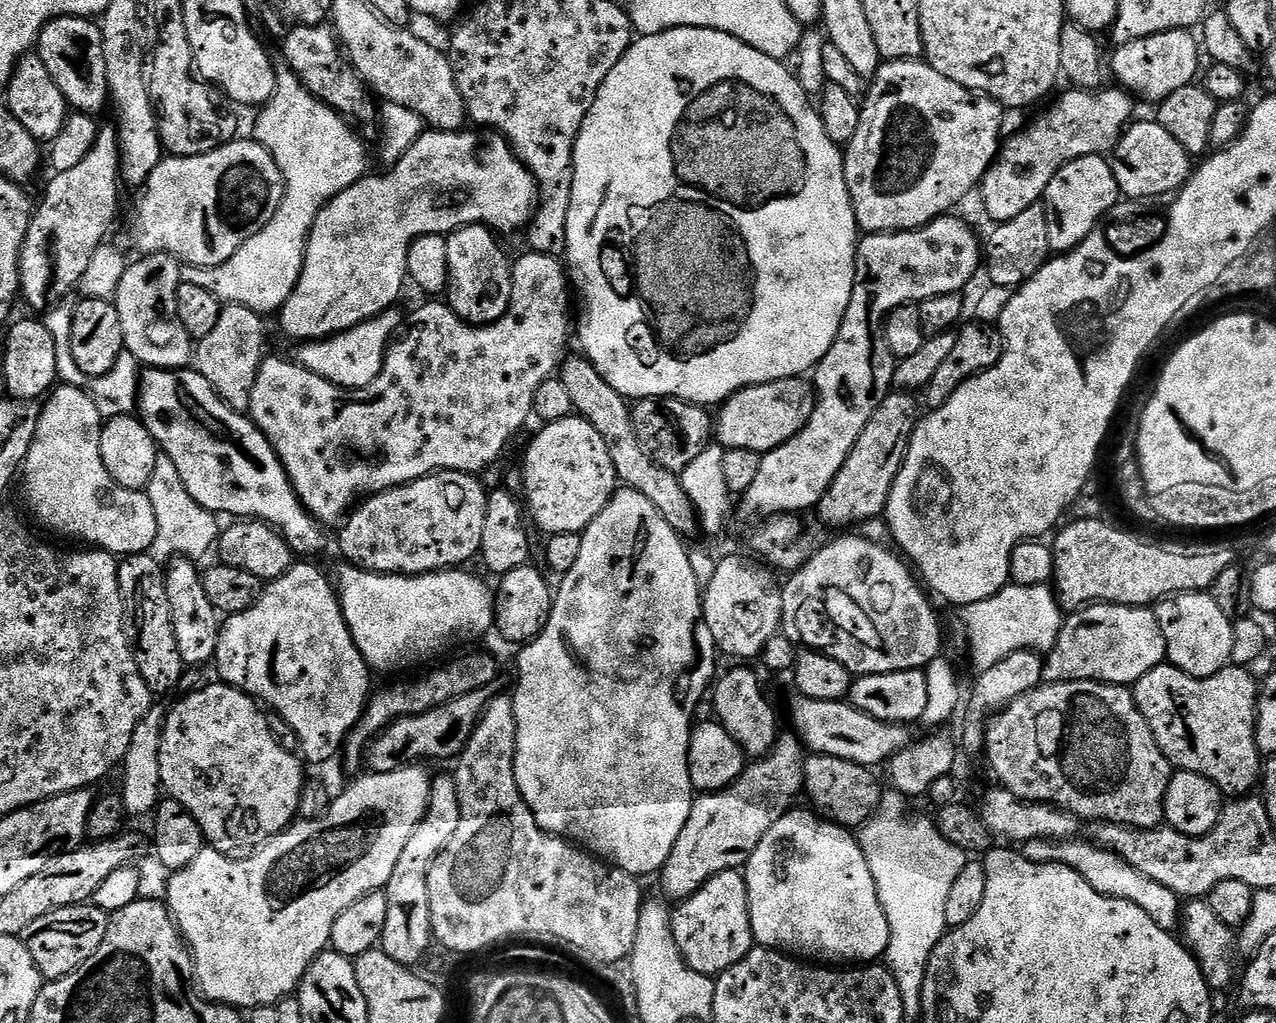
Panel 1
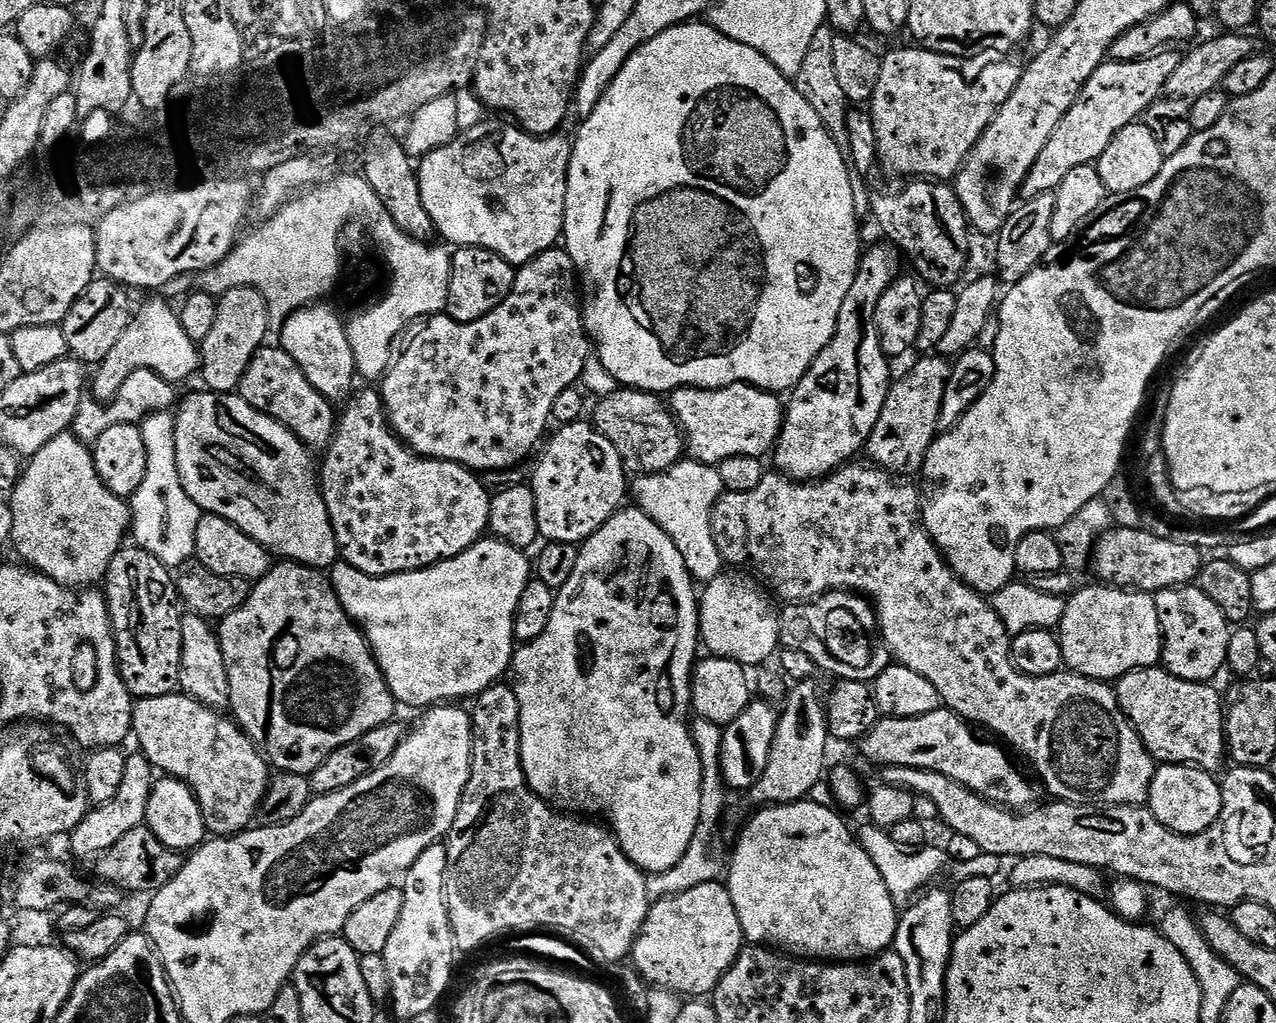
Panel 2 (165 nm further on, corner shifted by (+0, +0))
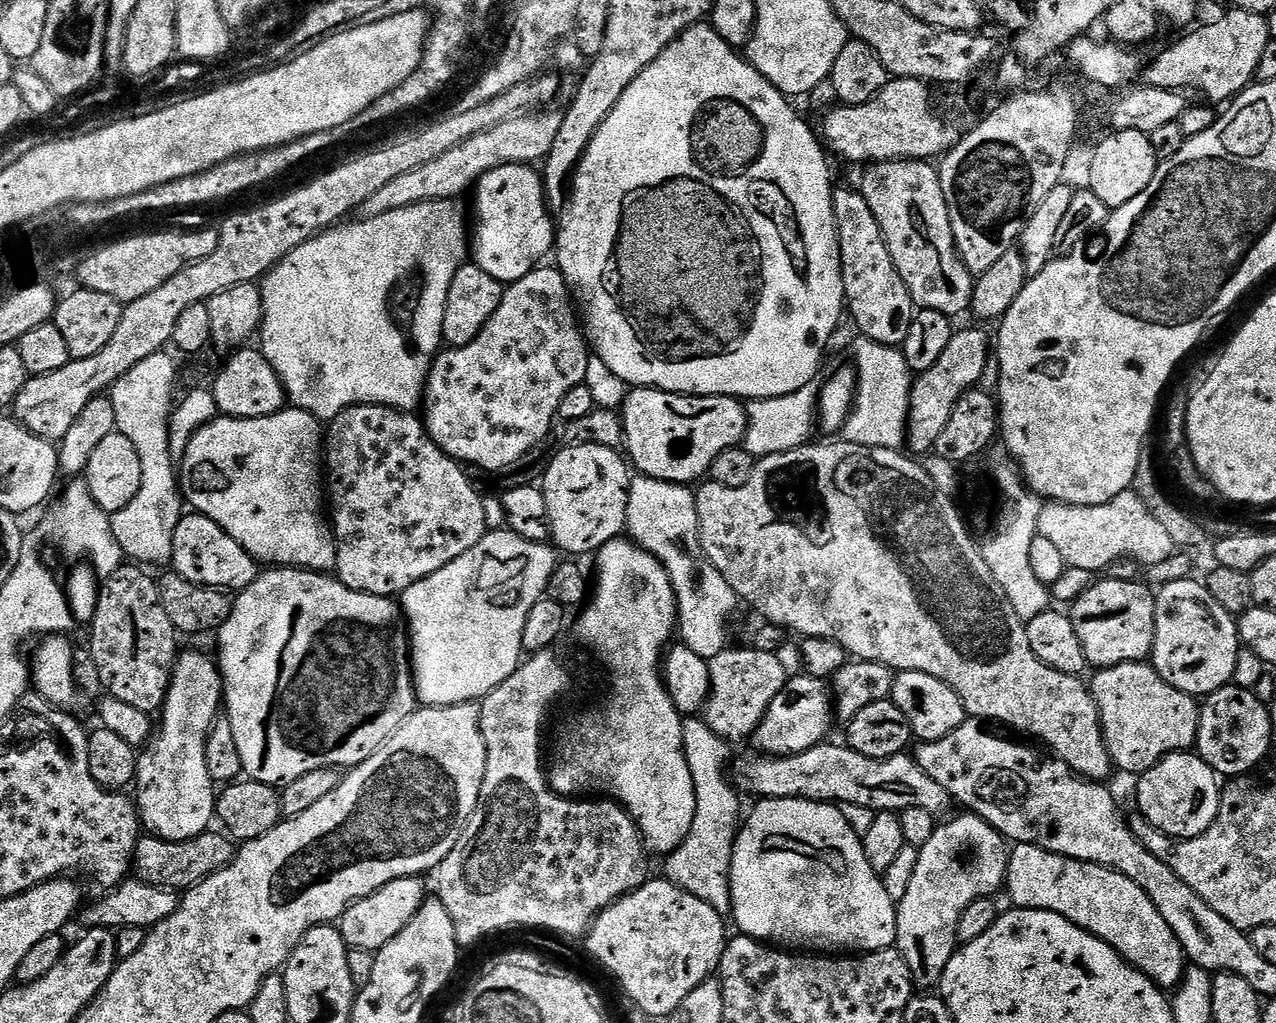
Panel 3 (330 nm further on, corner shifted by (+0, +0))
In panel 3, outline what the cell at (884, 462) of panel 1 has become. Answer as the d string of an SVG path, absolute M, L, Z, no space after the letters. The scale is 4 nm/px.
M968 328L965 332L957 331L950 338L950 346L930 366L930 370L919 373L912 381L910 390L910 410L908 411L908 439L906 448L912 454L928 454L935 449L950 414L962 394L979 385L990 353L990 336L980 328Z

